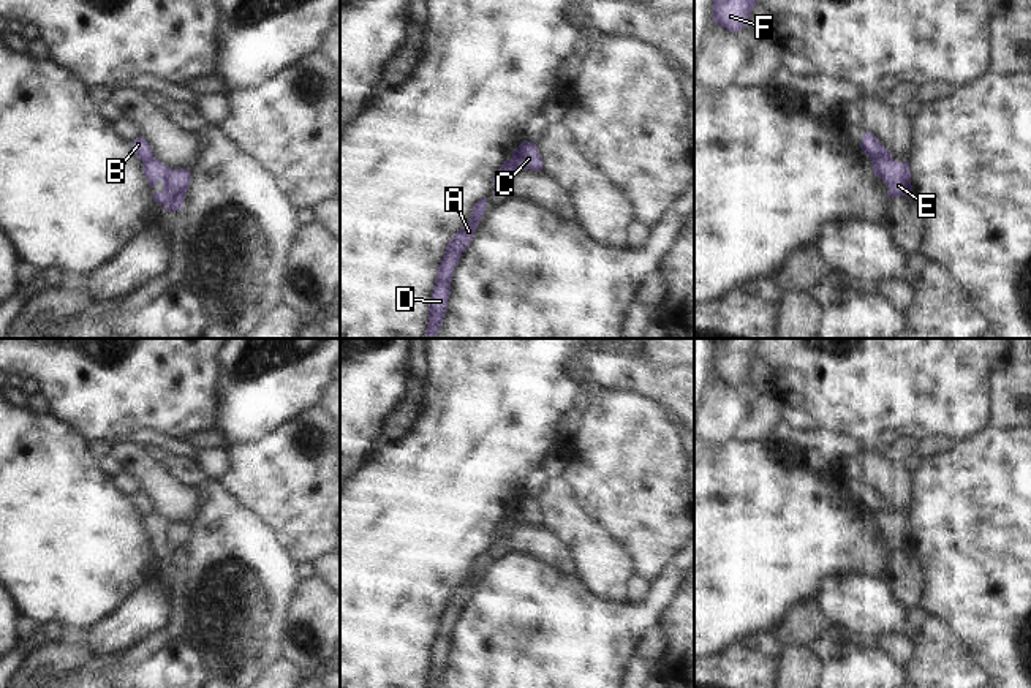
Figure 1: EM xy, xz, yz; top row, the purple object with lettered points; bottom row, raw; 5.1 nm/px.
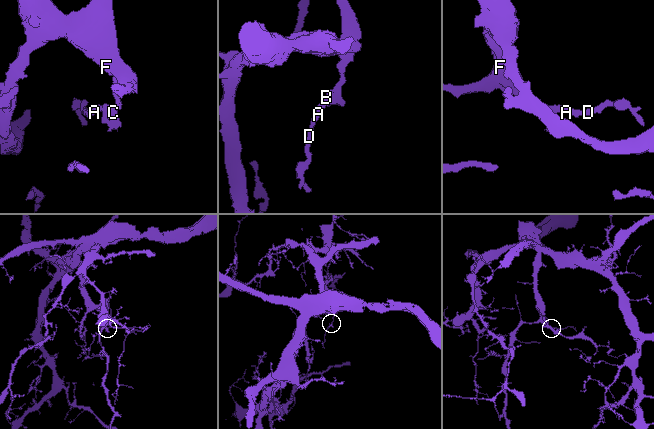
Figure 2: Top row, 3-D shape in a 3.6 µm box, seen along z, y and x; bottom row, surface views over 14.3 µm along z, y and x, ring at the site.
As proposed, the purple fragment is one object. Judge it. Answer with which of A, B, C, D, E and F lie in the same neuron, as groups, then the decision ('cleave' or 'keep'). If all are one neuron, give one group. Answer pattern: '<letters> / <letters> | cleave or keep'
A B D / C E F | cleave

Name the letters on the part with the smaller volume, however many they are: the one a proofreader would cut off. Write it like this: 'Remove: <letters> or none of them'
Remove: A, B, D

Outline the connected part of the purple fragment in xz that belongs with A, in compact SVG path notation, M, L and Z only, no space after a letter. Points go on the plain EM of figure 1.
M489 552L474 557L471 573L468 577L448 596L444 611L438 620L438 629L432 644L432 655L429 660L429 680L425 688L436 688L441 683L441 675L448 664L448 653L451 650L451 636L455 620L462 607L468 603L476 587L478 577L484 571L484 563Z

